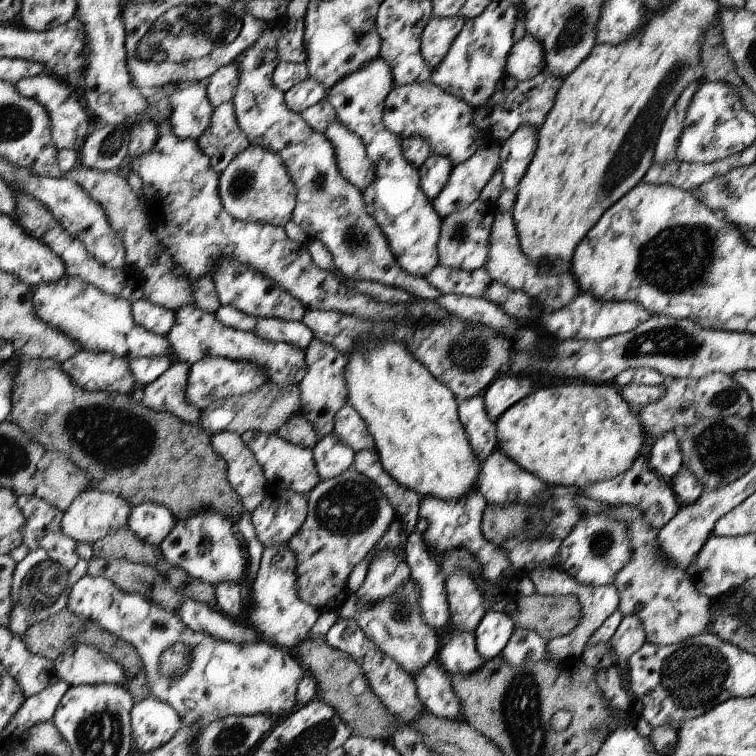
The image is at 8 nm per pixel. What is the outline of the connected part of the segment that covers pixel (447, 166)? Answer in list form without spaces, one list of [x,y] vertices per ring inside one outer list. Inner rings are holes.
[[[431,153],[426,162],[418,168],[420,186],[423,193],[432,201],[442,192],[446,186],[450,172],[453,169],[452,162],[446,156],[436,156]]]

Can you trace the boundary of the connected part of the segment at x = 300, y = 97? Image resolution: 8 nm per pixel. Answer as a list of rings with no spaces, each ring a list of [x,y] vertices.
[[[310,77],[295,84],[284,93],[286,108],[298,114],[308,110],[308,108],[320,102],[320,100],[324,100],[324,98],[327,98],[326,88]]]

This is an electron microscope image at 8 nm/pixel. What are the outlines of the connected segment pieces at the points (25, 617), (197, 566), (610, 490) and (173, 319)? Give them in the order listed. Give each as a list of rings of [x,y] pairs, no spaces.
[[[20,495],[18,502],[27,519],[22,545],[27,546],[28,556],[21,560],[14,573],[13,620],[7,629],[23,637],[32,624],[54,616],[67,606],[70,588],[87,574],[87,560],[76,552],[78,543],[63,533],[61,520],[64,512],[35,495]]]
[[[207,509],[191,515],[188,519],[176,521],[172,532],[159,544],[168,563],[182,568],[188,576],[212,585],[220,582],[243,584],[247,578],[246,550],[236,536],[233,519],[226,518],[218,511]]]
[[[634,462],[634,466],[624,472],[624,474],[618,474],[610,480],[601,480],[589,484],[581,490],[582,494],[598,500],[608,506],[618,504],[630,504],[630,506],[638,506],[642,512],[644,512],[644,518],[650,522],[650,526],[654,530],[660,530],[663,526],[666,526],[667,522],[670,522],[671,518],[674,518],[674,514],[678,512],[681,504],[678,502],[671,485],[662,477],[657,475],[653,469],[644,466],[644,463]]]
[[[144,298],[134,300],[132,317],[146,330],[165,337],[173,330],[173,326],[177,322],[177,315],[173,310]]]

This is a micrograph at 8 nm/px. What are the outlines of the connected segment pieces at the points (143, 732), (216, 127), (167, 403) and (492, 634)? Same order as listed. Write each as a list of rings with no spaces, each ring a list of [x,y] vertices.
[[[152,694],[148,698],[144,698],[134,706],[133,710],[133,728],[134,738],[137,745],[134,748],[142,754],[150,754],[152,750],[158,750],[161,746],[168,744],[174,734],[180,728],[180,718],[175,707],[165,703],[161,699],[157,699]]]
[[[232,101],[215,108],[212,125],[198,138],[197,143],[209,155],[213,169],[219,175],[238,154],[248,148],[249,140],[238,126]]]
[[[177,361],[154,382],[143,387],[138,399],[150,410],[177,415],[187,423],[200,427],[201,410],[186,402],[190,367],[188,363]]]
[[[504,611],[486,612],[473,632],[482,658],[487,661],[500,655],[515,629],[512,617]]]

